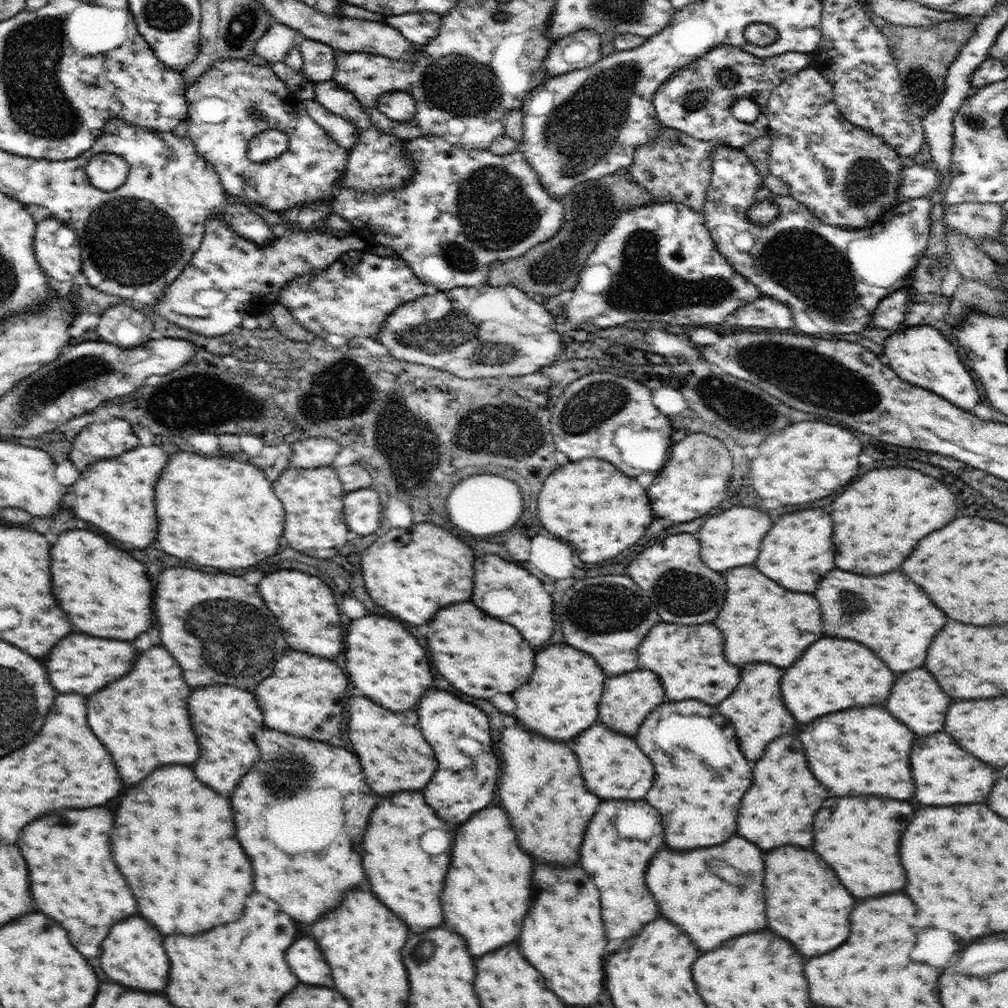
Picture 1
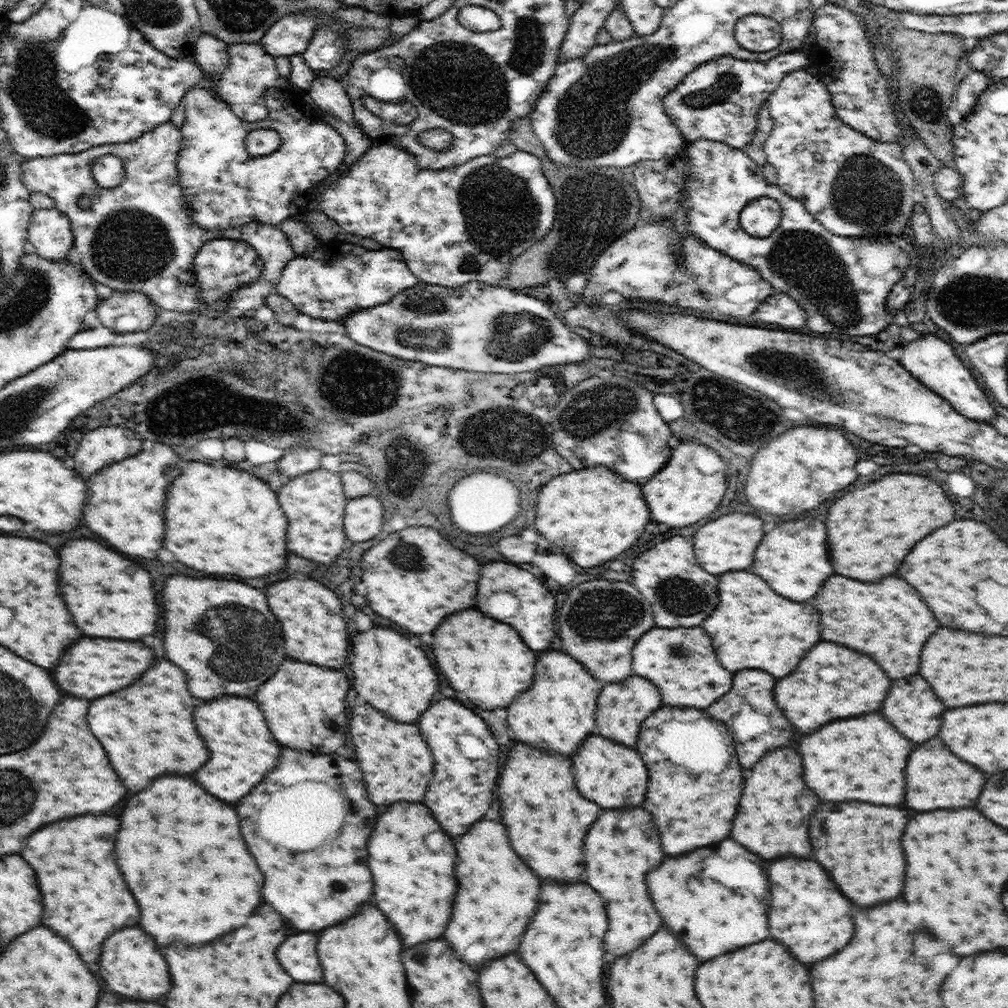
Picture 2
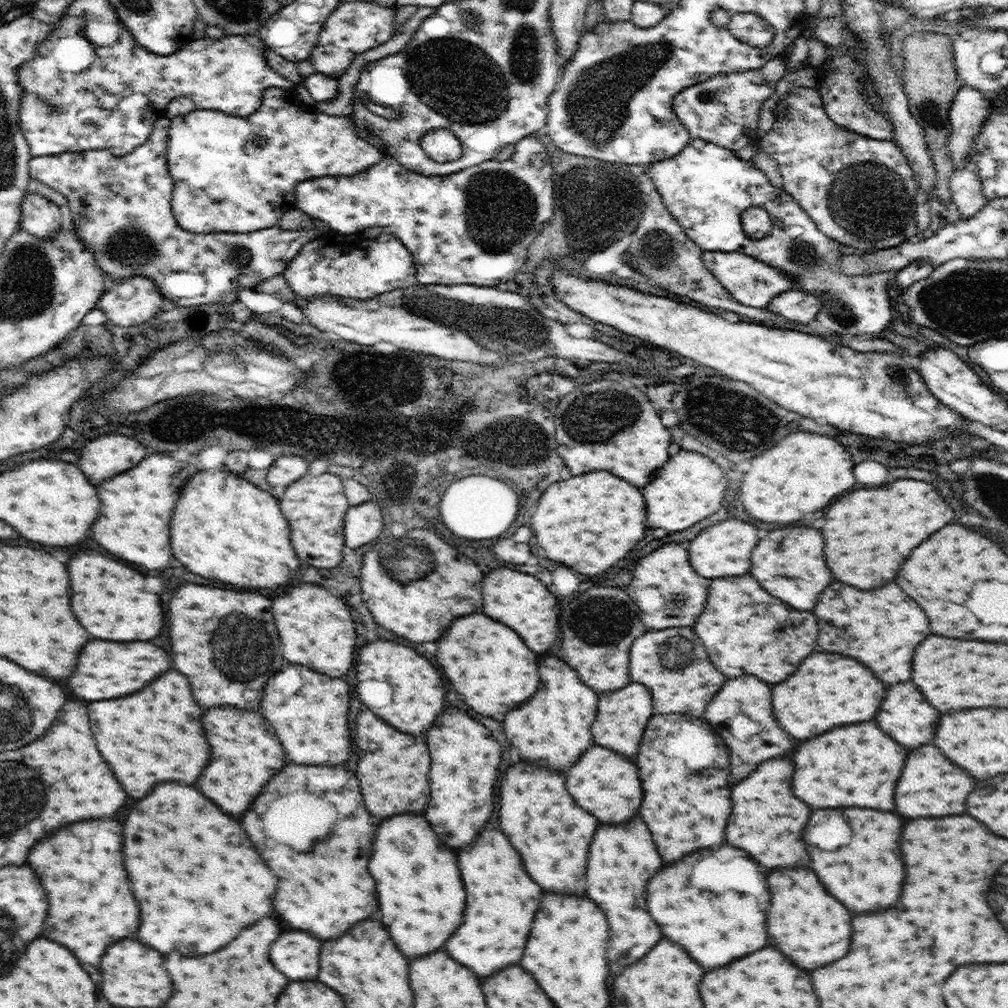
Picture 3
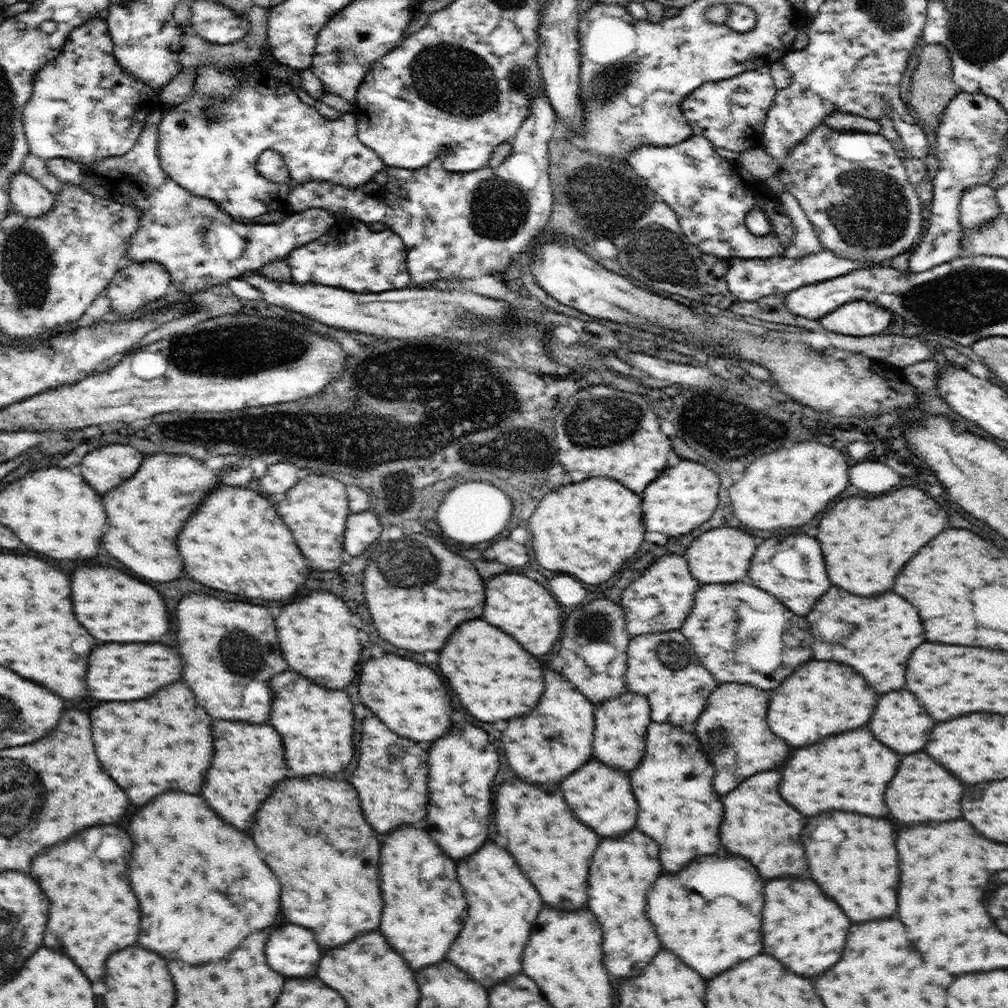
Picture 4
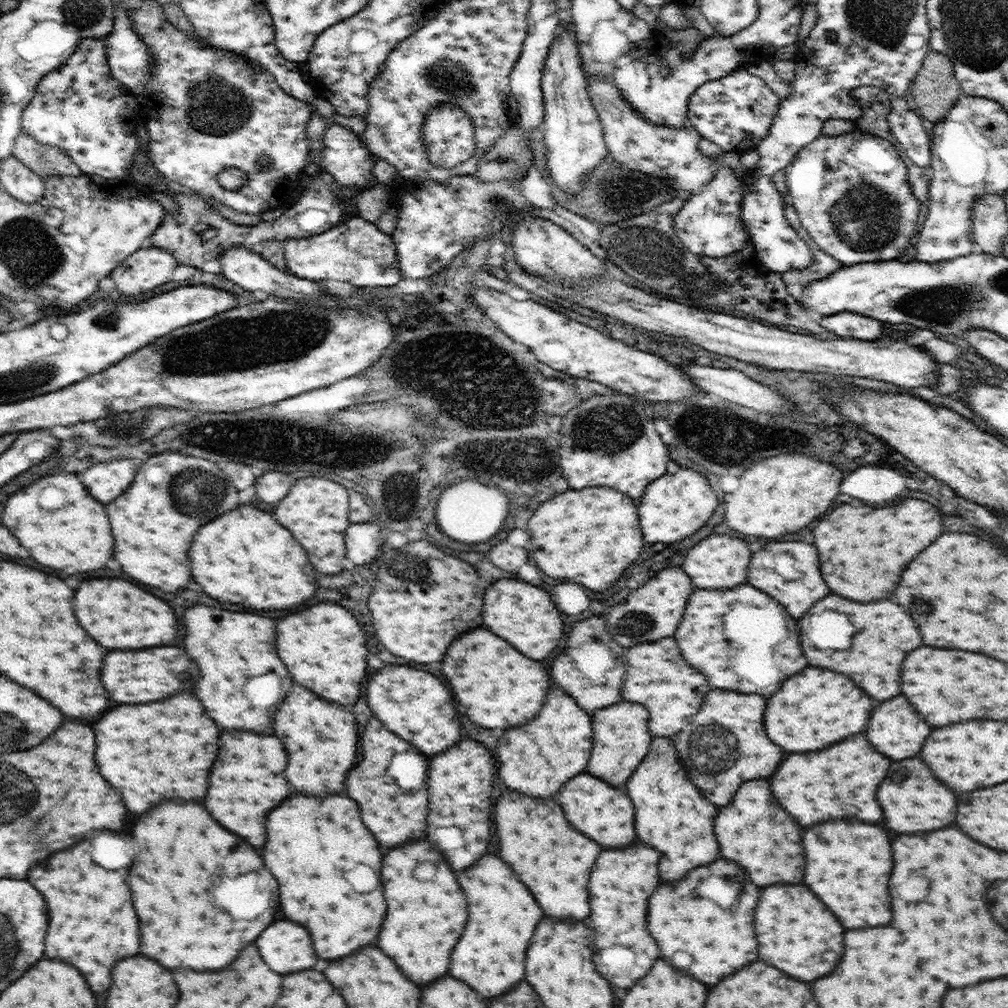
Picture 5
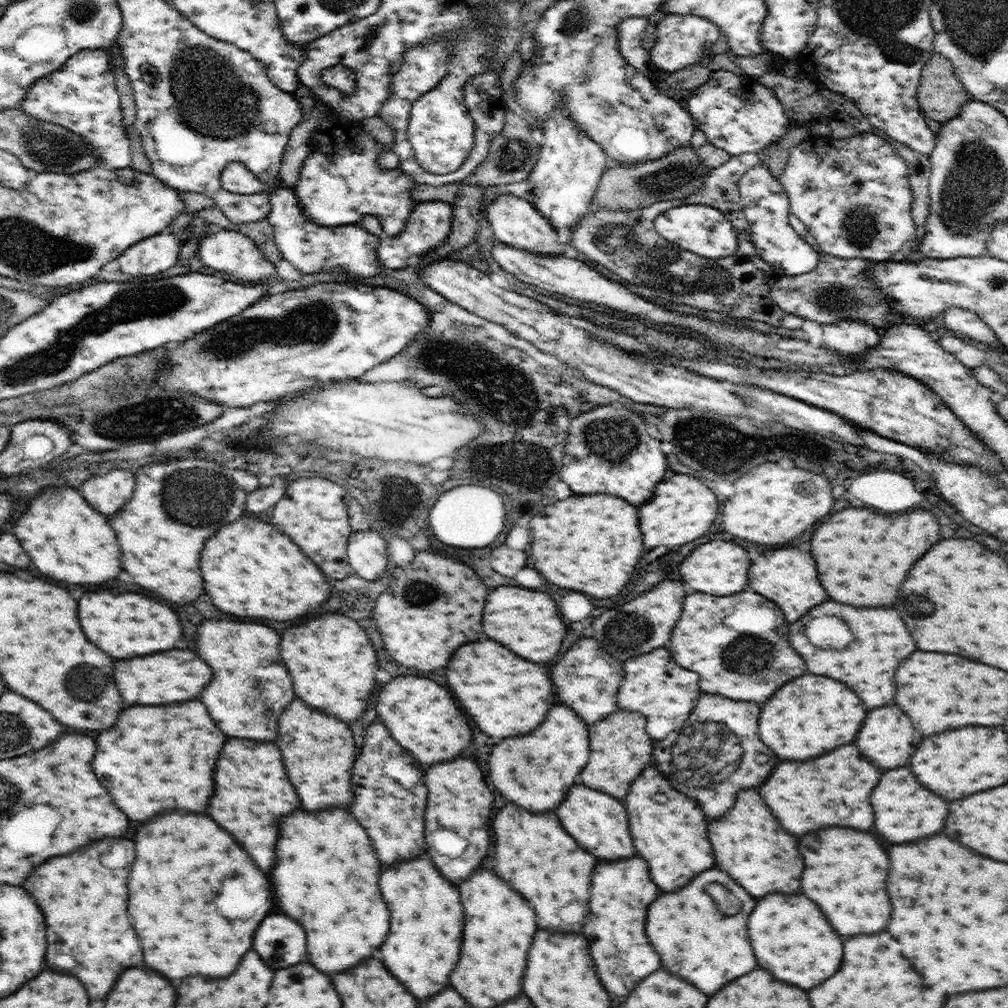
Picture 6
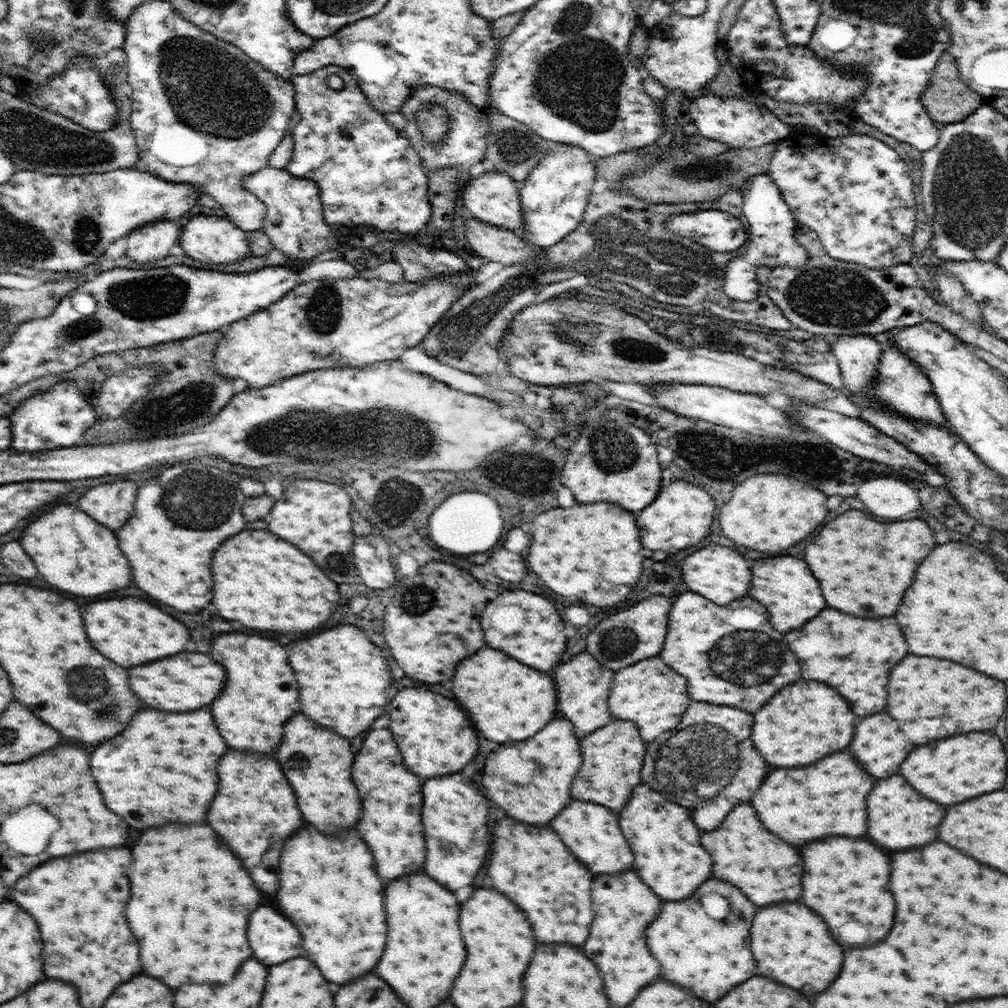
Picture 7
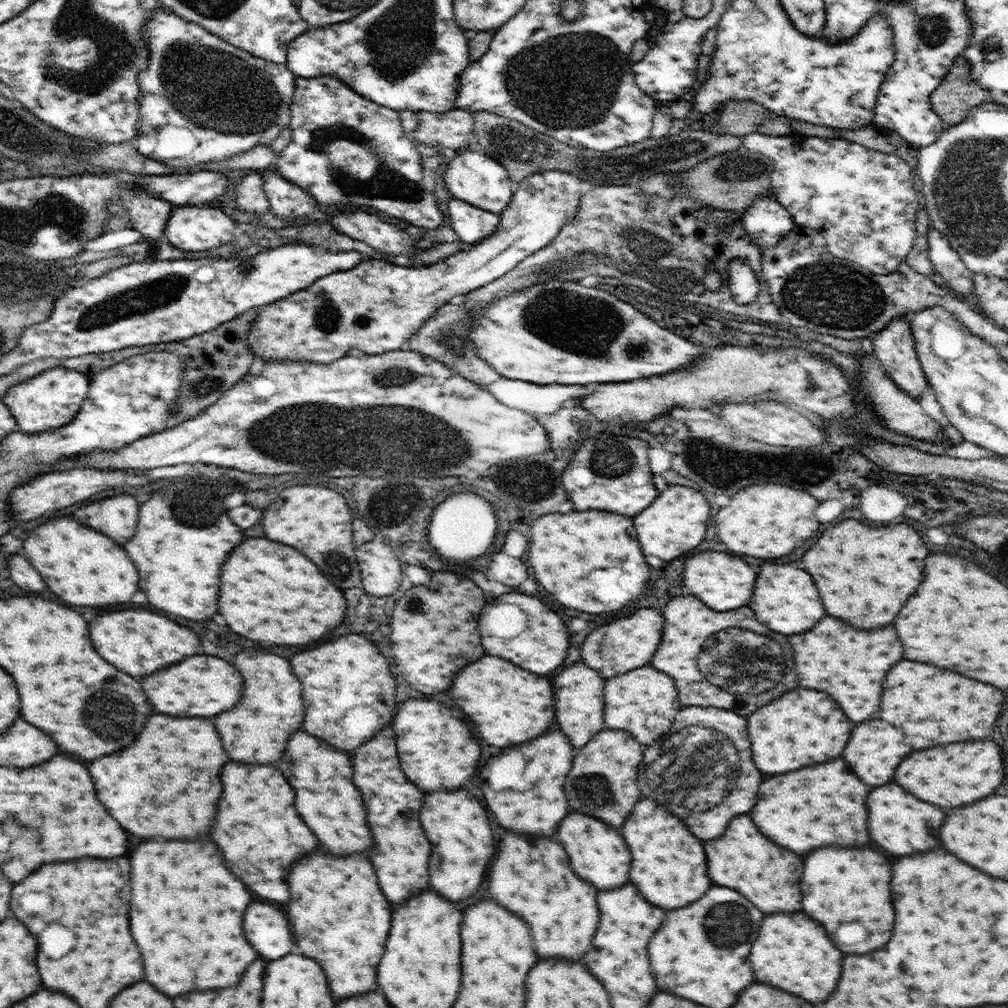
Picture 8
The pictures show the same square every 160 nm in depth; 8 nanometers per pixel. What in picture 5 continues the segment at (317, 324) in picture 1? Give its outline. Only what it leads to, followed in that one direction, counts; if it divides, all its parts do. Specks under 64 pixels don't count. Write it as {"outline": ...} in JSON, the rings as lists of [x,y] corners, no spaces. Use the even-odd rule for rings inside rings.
{"outline":[[[358,214],[322,234],[300,239],[287,238],[283,242],[288,268],[298,279],[308,282],[332,279],[349,282],[358,288],[376,288],[394,287],[403,278],[391,235],[380,231],[376,223],[368,222]]]}

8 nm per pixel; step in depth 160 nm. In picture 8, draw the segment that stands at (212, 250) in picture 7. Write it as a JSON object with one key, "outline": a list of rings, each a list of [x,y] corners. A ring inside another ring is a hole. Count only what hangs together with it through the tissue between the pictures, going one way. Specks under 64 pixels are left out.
{"outline":[[[192,204],[174,205],[171,217],[167,220],[164,235],[168,237],[169,243],[175,247],[190,252],[200,252],[201,250],[214,250],[214,248],[227,242],[235,243],[232,232],[236,226],[236,222],[230,215],[226,215],[218,206],[212,207],[209,204],[204,207]]]}

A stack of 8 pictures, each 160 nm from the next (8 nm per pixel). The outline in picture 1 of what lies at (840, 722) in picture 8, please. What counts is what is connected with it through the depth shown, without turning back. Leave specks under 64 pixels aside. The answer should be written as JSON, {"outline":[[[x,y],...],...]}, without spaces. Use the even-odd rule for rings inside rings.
{"outline":[[[836,636],[816,640],[782,676],[782,696],[786,708],[802,724],[838,710],[882,704],[890,696],[892,686],[894,672],[886,668],[886,664],[882,664],[882,660],[870,652],[870,648],[854,640],[838,640]]]}

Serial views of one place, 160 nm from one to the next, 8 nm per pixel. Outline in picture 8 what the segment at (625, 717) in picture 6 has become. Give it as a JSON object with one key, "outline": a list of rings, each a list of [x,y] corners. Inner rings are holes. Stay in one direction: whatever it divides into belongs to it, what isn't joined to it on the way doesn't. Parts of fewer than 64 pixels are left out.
{"outline":[[[601,730],[600,734],[574,755],[572,772],[566,778],[566,796],[572,810],[586,812],[604,820],[606,824],[616,828],[622,826],[624,818],[632,812],[634,804],[640,798],[640,790],[636,786],[636,774],[642,762],[642,748],[628,732],[618,730]]]}

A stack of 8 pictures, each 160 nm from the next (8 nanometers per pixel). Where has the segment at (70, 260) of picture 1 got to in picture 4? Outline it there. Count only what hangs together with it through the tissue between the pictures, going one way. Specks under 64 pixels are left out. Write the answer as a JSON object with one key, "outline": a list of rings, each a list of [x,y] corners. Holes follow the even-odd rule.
{"outline":[[[23,170],[11,178],[9,185],[10,208],[26,218],[40,218],[54,206],[55,195]]]}

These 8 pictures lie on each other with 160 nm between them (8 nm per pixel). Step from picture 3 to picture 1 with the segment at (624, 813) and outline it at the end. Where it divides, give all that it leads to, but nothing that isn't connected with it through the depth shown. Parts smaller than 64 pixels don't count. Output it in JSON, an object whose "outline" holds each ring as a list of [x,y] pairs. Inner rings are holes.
{"outline":[[[604,724],[590,726],[574,742],[574,752],[580,758],[584,782],[596,796],[612,798],[644,798],[654,782],[654,766],[650,758],[636,746],[634,738],[622,736]]]}

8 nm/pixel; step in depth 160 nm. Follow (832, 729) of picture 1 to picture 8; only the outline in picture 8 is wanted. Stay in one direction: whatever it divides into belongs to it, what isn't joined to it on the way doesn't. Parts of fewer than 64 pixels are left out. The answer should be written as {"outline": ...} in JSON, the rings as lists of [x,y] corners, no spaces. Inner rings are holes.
{"outline":[[[842,758],[830,760],[826,764],[816,764],[802,768],[798,772],[778,774],[760,784],[758,804],[752,808],[752,820],[758,830],[776,840],[778,846],[784,846],[796,854],[808,854],[814,848],[836,844],[836,824],[860,824],[864,830],[862,844],[868,842],[868,814],[866,814],[866,796],[870,788],[850,772],[848,764]]]}

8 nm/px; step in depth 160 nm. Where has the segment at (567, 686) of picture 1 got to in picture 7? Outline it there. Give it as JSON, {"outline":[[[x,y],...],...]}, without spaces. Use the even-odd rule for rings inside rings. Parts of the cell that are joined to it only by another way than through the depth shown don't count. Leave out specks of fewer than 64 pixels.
{"outline":[[[564,718],[552,720],[550,724],[546,724],[546,728],[542,728],[542,732],[538,732],[530,740],[518,742],[516,746],[518,752],[512,752],[514,750],[512,744],[506,748],[502,764],[500,764],[500,750],[488,754],[484,766],[486,778],[482,776],[482,784],[486,784],[486,794],[508,816],[520,822],[550,824],[550,820],[558,816],[566,804],[570,804],[572,800],[570,786],[578,768],[582,766],[580,740],[574,736],[574,726]]]}

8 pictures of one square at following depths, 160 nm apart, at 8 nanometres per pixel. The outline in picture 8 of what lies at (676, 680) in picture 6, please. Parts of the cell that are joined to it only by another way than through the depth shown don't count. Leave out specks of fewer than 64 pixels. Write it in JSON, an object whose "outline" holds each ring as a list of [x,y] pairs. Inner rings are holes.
{"outline":[[[650,664],[625,672],[622,676],[605,679],[603,693],[606,696],[606,729],[628,730],[640,744],[650,746],[668,728],[672,728],[674,718],[684,706],[678,700],[674,680],[664,672],[656,672]]]}

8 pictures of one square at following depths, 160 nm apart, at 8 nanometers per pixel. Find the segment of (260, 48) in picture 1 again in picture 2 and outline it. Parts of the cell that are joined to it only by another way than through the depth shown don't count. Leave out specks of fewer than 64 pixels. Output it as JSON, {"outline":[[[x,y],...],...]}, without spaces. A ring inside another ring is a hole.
{"outline":[[[309,9],[284,14],[259,43],[274,57],[302,55],[308,49],[316,23],[315,14]]]}

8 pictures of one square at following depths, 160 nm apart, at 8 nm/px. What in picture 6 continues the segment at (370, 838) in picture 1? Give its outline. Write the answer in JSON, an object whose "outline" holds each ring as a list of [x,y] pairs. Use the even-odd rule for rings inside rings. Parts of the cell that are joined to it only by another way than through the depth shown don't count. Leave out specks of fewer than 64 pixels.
{"outline":[[[424,854],[408,862],[388,866],[380,876],[380,890],[382,890],[384,902],[390,908],[390,932],[380,946],[382,962],[414,996],[418,996],[420,1000],[426,1000],[426,996],[438,994],[448,986],[450,974],[460,958],[464,910],[462,910],[458,888],[448,880],[444,880],[440,872],[434,868],[432,860]]]}

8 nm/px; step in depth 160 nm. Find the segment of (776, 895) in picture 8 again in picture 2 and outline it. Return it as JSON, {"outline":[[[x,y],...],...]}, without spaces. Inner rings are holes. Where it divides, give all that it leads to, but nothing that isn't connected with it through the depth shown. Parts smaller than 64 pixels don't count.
{"outline":[[[792,746],[770,750],[758,764],[754,764],[750,778],[746,780],[730,836],[766,860],[776,860],[790,854],[806,858],[812,852],[808,826],[818,806],[818,796],[806,788],[802,778],[800,752]]]}

